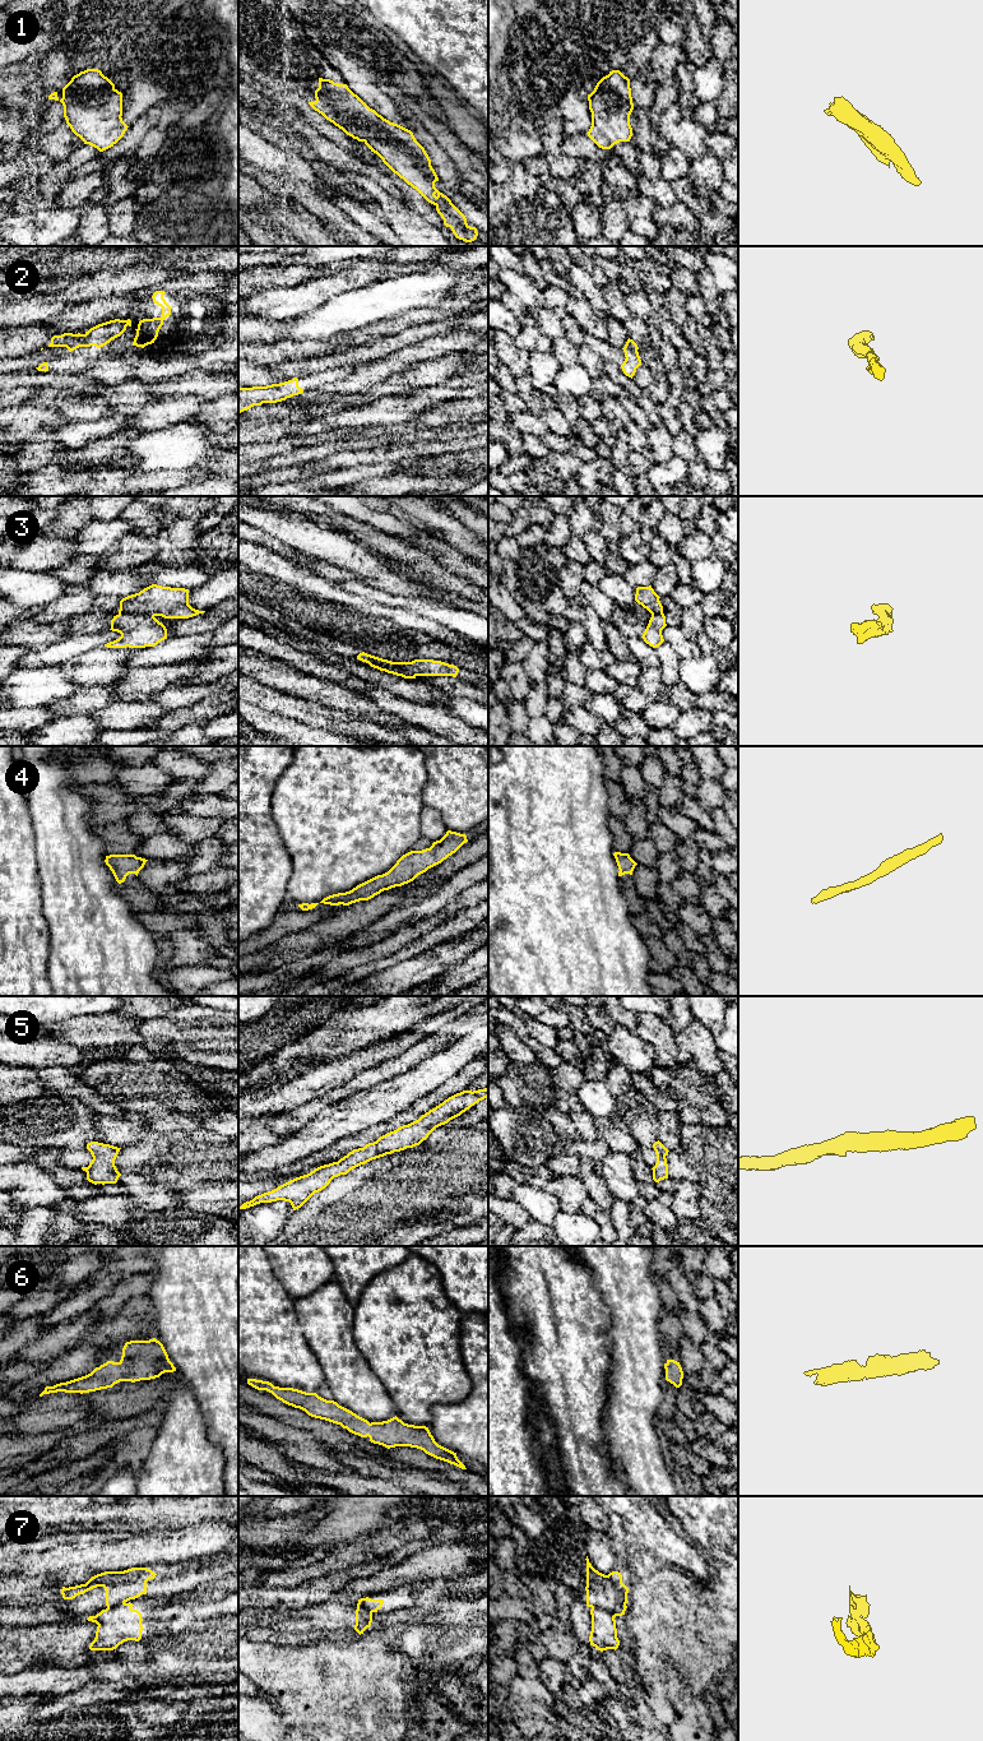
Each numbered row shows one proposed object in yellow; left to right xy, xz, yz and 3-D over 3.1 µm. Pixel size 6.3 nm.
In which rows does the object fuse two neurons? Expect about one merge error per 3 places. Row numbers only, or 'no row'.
3, 7

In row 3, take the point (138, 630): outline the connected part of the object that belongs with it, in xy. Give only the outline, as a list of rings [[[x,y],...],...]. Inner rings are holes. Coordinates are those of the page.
[[[119,613],[111,620],[112,631],[121,636],[105,644],[107,648],[145,648],[154,647],[167,639],[167,629],[152,615]]]

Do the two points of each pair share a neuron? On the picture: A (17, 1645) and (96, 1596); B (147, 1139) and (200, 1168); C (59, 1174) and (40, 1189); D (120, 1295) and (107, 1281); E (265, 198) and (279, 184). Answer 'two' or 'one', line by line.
A: two
B: one
C: two
D: two
E: two

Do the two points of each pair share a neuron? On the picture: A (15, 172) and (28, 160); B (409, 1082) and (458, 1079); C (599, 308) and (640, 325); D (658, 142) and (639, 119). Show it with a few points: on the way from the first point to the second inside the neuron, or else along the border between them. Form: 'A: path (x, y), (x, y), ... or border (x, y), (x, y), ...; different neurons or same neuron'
A: path (18, 170), (26, 162); same neuron
B: border (472, 1061), (422, 1096); different neurons
C: border (602, 290), (608, 313); different neurons
D: path (653, 137), (640, 124); same neuron

